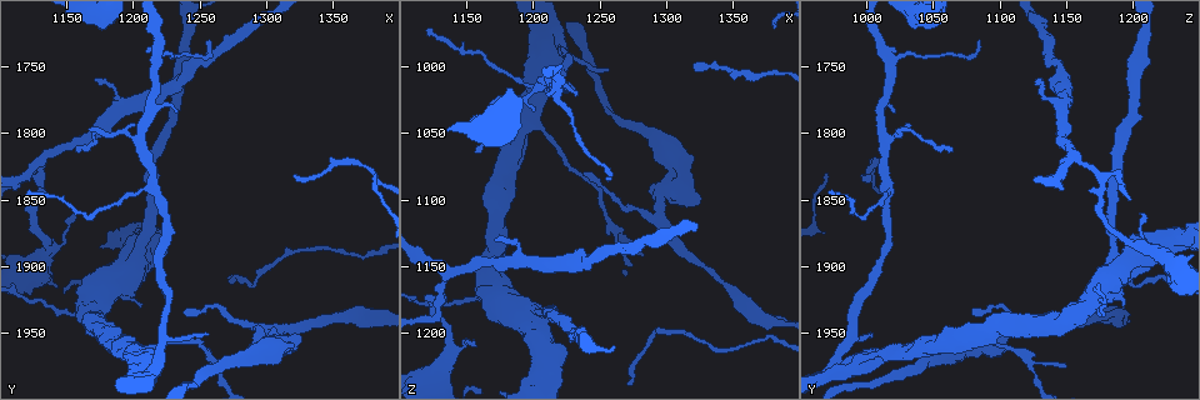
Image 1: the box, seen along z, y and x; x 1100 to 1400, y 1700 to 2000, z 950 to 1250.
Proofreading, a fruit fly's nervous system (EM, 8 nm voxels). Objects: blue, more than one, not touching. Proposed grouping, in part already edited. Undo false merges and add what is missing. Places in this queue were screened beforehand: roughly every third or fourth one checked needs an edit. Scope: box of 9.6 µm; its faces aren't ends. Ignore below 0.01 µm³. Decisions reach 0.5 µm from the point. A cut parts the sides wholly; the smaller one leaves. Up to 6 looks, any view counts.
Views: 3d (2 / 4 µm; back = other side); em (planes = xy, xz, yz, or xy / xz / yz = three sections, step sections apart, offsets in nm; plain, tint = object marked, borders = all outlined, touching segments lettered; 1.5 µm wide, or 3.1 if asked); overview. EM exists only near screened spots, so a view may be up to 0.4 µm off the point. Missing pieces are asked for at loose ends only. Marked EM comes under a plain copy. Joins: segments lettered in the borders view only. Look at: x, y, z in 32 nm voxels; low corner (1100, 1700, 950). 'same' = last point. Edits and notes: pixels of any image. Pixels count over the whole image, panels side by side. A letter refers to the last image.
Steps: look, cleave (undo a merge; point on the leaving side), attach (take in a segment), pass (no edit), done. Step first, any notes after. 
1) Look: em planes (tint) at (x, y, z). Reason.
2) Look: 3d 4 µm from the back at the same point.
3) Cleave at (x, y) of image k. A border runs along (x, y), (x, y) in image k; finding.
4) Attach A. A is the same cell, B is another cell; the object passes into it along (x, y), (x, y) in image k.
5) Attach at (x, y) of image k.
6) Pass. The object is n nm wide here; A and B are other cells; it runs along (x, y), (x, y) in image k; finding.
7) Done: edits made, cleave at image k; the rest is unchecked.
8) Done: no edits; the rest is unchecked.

Look: em planes (borders) at (1296, 1950, 1110).

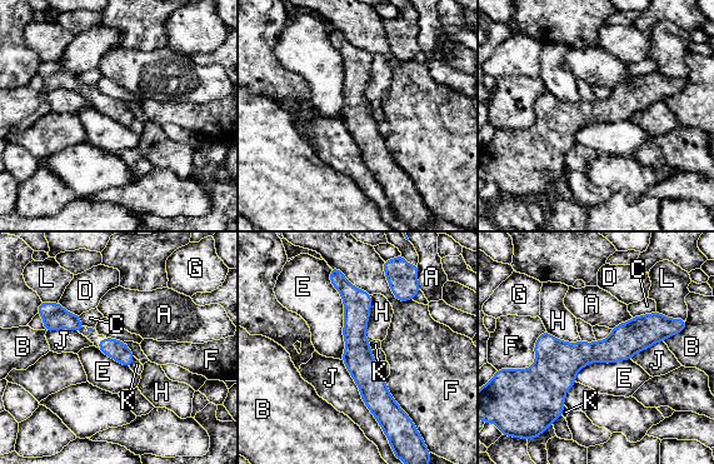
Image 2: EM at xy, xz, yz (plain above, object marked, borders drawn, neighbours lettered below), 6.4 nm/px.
Pass. A, B, C, D, E, F, G, H, J, K and L are other cells; all the same neuron.

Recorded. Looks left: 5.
Look: em xy step 4 (tint) at (1128, 1832, 1178). Three-way junction.

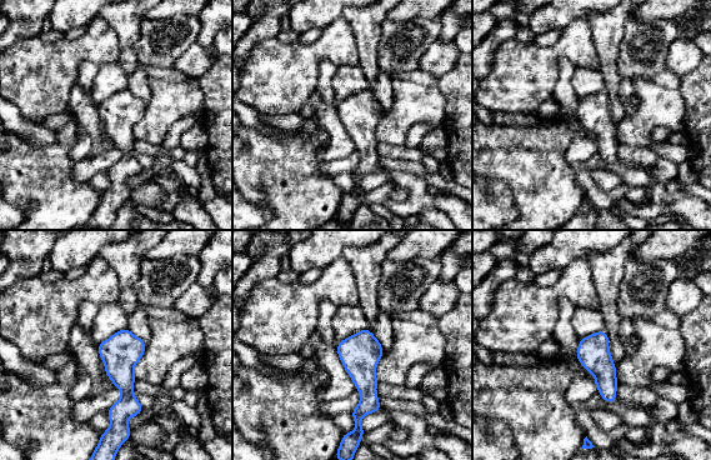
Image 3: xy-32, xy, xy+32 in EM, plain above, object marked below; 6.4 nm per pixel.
Look: em planes (borders) at the same point.

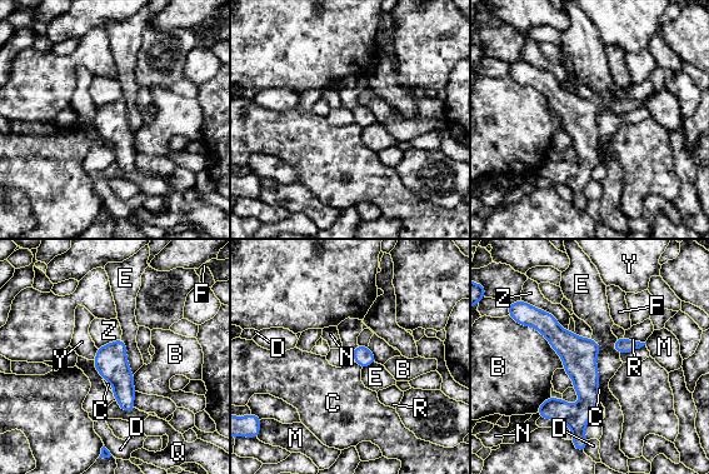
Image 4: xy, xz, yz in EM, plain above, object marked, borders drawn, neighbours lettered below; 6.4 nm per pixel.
Pass. B, C, D, E, F, M, N, Q, R, Y and Z are other cells; it runs along (532, 310), (579, 358), (582, 428) in image 4; one neuron here.

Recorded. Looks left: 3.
Look: em xz step 4 (borders) at (1256, 1950, 1002). Tapers out.

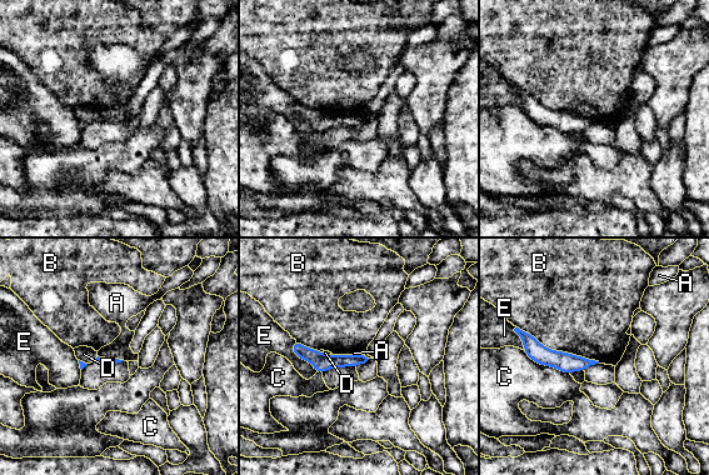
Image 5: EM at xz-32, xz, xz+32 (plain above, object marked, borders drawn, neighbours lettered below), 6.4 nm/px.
Look: em planes (borders) at the same point. Another direction.

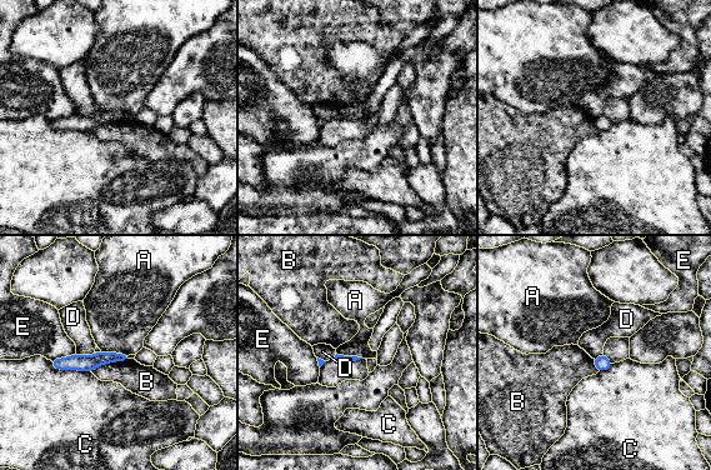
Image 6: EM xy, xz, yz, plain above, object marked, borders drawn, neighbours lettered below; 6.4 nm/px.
Pass. A, B, C, D and E are other cells; none of them fits.

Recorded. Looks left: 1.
Done: no edits; the rest is unchecked.

